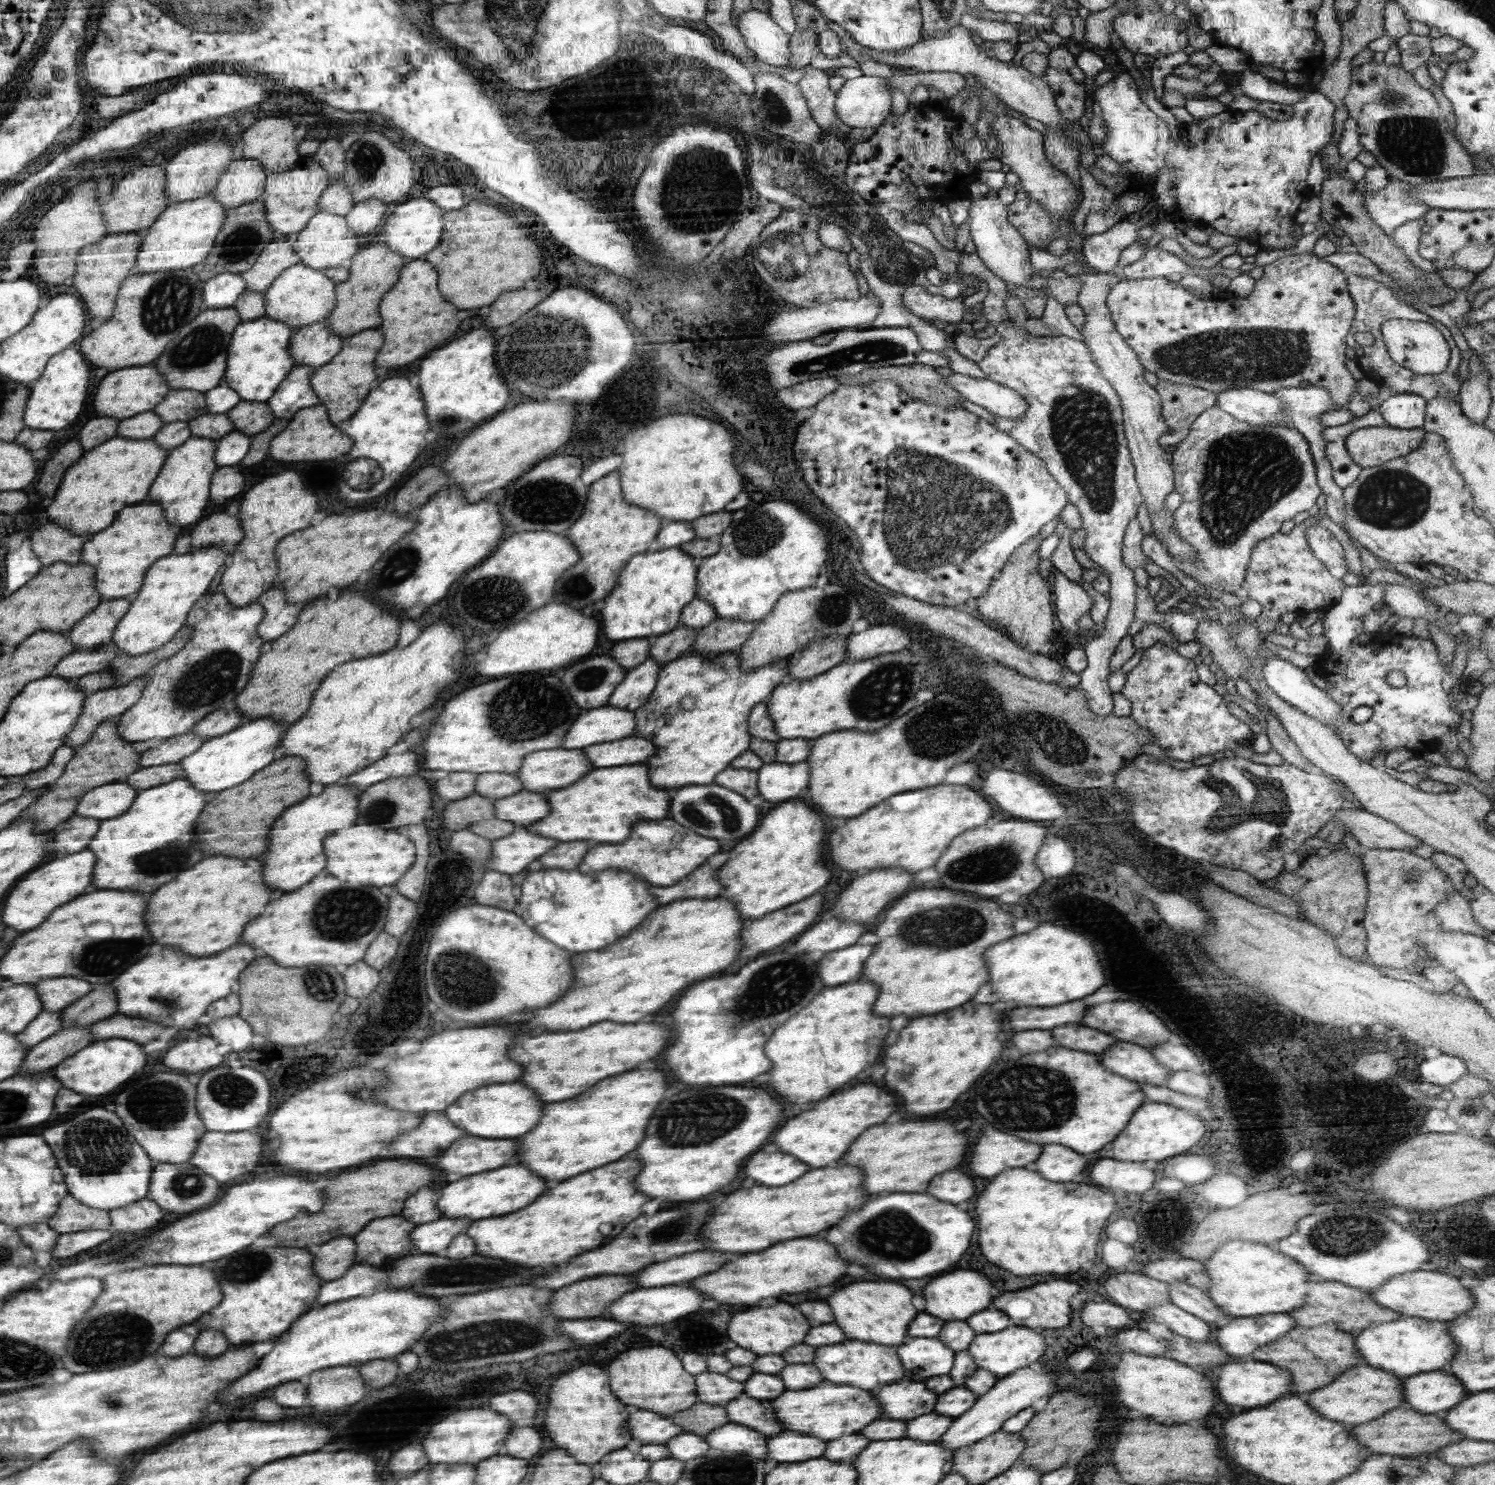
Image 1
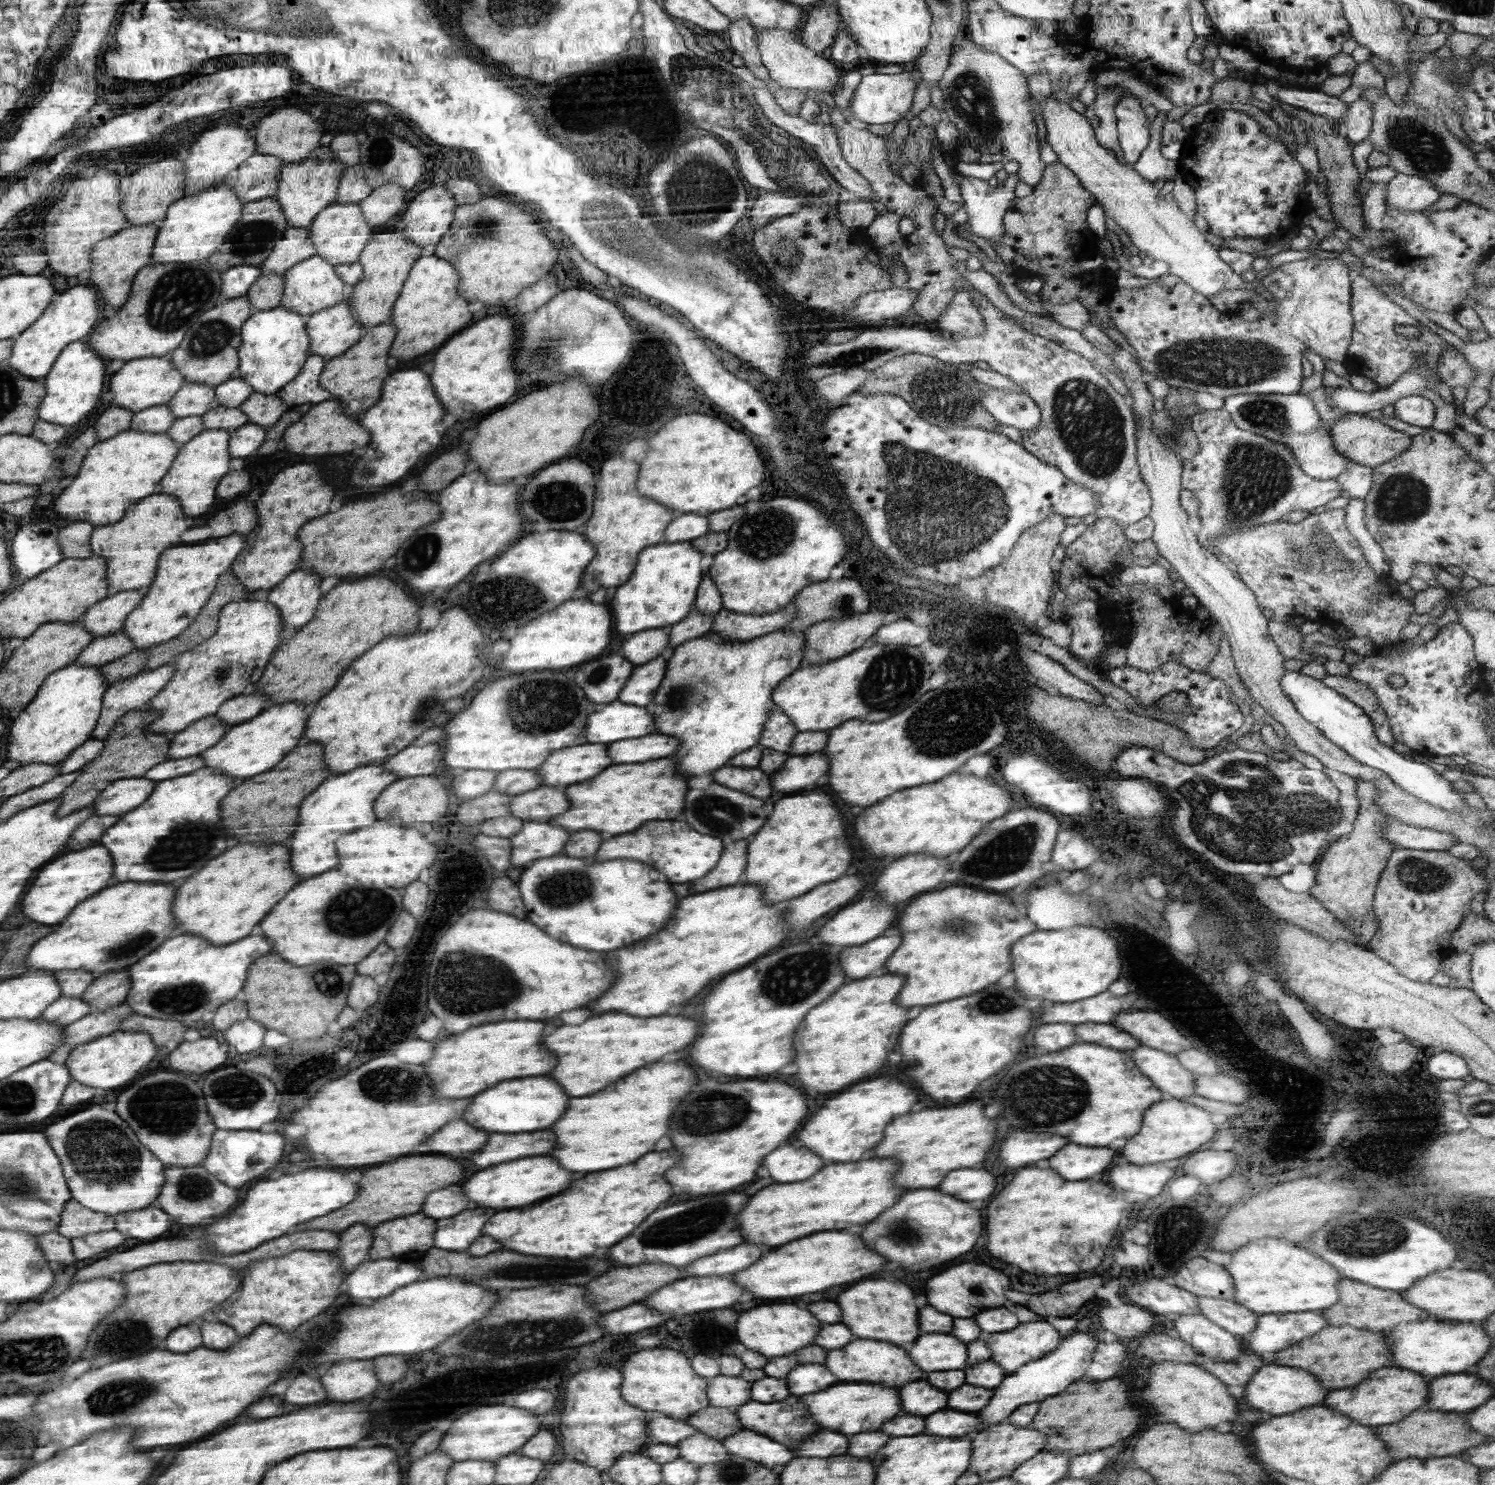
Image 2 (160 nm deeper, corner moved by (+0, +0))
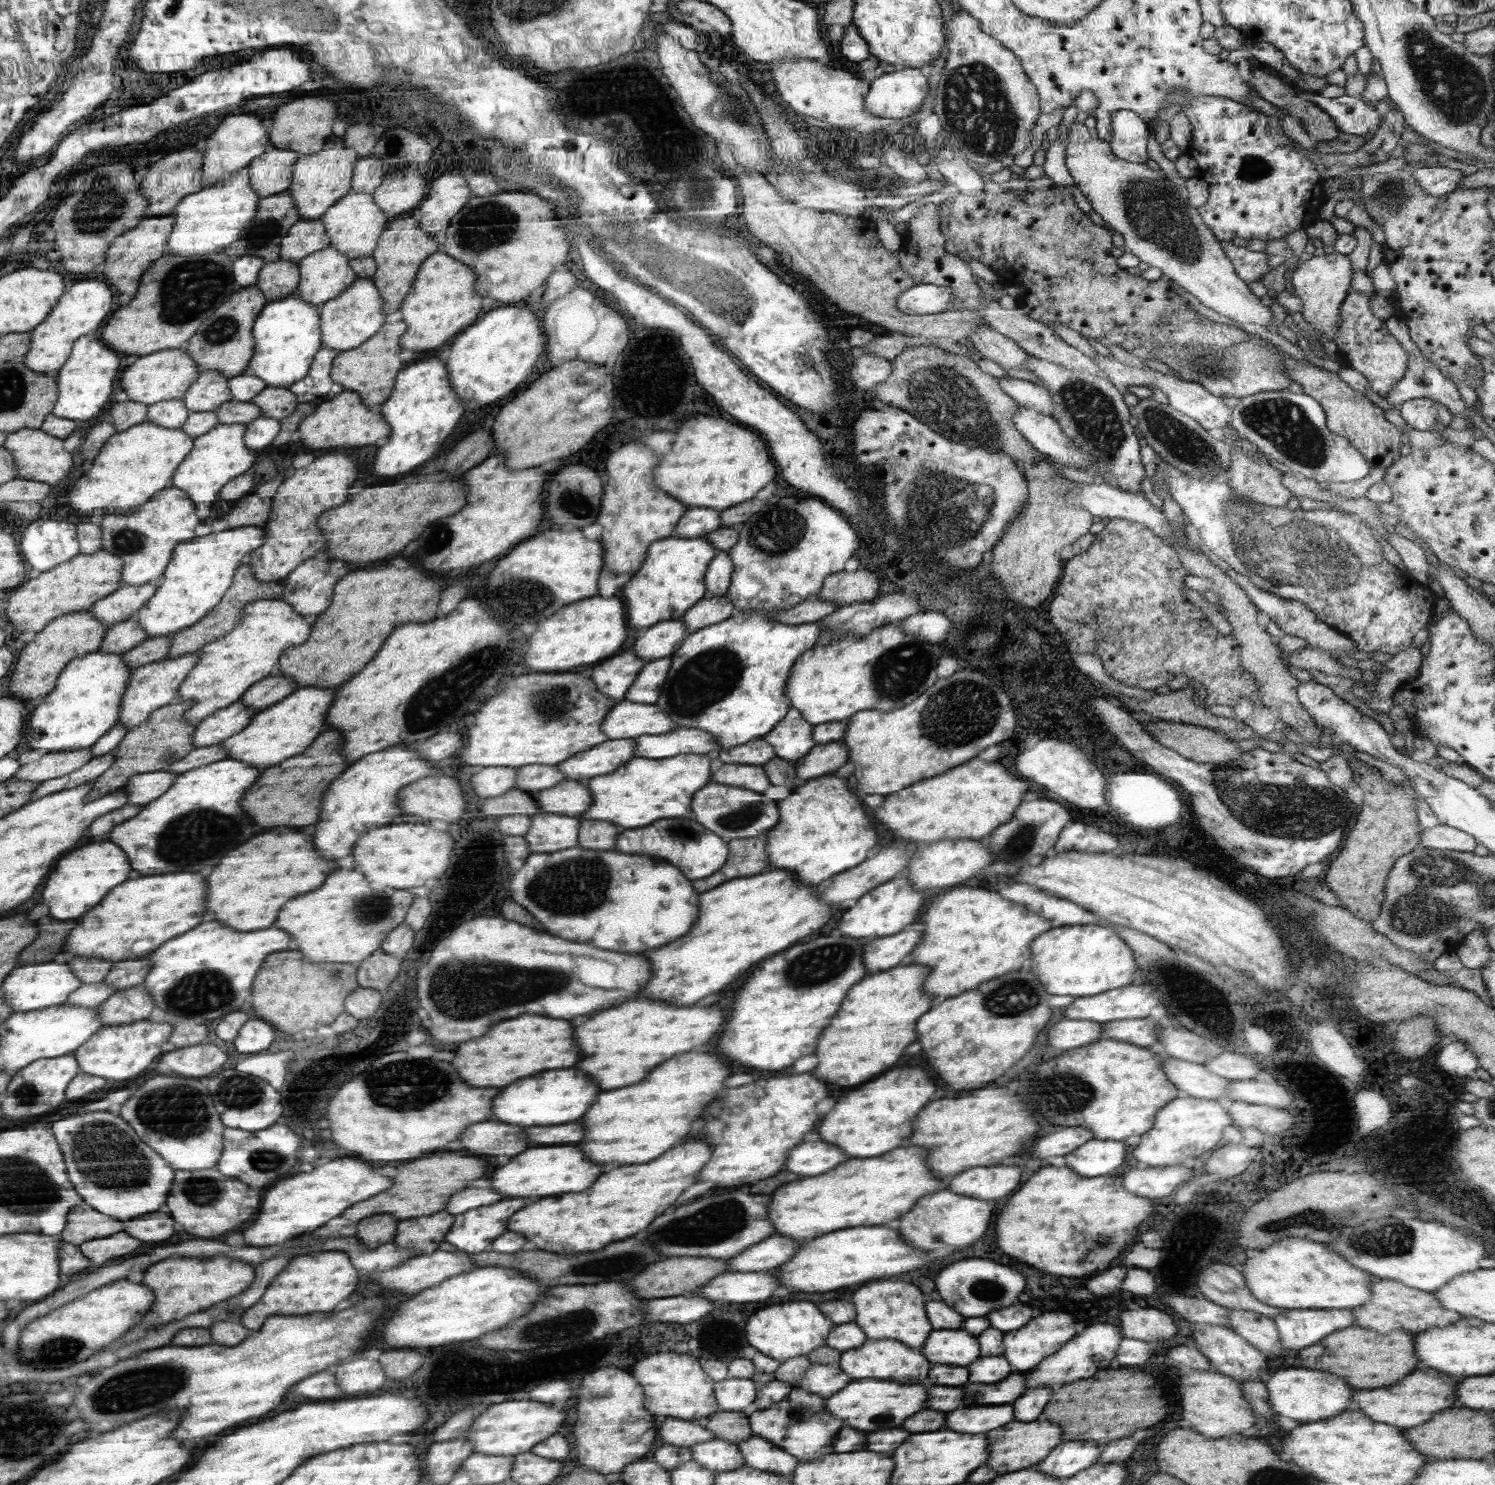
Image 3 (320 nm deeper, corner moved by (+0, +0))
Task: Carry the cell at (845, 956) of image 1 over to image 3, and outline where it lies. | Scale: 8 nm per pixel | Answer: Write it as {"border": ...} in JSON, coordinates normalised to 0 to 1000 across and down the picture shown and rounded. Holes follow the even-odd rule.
{"border":[[[603,626],[601,629],[583,632],[578,635],[578,647],[581,655],[595,653],[607,646],[609,641],[617,633],[614,626]]]}

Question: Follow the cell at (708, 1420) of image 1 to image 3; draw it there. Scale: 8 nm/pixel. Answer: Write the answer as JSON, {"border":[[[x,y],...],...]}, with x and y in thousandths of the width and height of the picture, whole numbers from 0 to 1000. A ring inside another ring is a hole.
{"border":[[[480,951],[478,952],[478,955],[474,955],[472,961],[476,963],[478,968],[494,973],[504,967],[500,956],[500,954],[498,954],[496,951]]]}

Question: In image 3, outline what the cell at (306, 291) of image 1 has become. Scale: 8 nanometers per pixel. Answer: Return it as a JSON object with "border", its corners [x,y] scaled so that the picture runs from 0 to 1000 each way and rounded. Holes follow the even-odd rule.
{"border":[[[221,165],[199,176],[201,186],[198,197],[199,201],[209,206],[215,206],[229,199],[239,189],[233,174],[225,168]]]}

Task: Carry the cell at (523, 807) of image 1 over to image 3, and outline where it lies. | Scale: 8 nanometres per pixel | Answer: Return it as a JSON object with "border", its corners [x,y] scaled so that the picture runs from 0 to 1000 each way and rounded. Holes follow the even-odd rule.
{"border":[[[377,525],[373,529],[360,533],[360,540],[364,547],[388,549],[396,541],[395,531],[387,525]]]}

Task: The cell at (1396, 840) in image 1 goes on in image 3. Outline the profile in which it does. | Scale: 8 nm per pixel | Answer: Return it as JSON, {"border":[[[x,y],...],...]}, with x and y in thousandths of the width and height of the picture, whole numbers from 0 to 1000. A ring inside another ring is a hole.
{"border":[[[961,556],[950,560],[950,570],[958,572],[974,572],[986,574],[987,565],[975,558]]]}

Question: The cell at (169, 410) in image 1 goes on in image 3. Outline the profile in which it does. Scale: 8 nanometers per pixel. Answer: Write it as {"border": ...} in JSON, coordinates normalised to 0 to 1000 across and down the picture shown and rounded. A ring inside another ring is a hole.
{"border":[[[145,249],[134,250],[134,254],[121,268],[128,277],[144,277],[148,272],[156,269],[153,255]]]}

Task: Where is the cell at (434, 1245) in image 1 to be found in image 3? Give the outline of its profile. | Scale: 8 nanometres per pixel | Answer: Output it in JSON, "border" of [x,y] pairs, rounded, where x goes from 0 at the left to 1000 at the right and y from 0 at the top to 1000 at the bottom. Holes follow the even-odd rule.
{"border":[[[340,807],[329,812],[317,813],[305,818],[305,823],[298,835],[306,841],[317,844],[328,842],[329,835],[338,830],[338,823],[349,812],[357,809],[356,807]]]}

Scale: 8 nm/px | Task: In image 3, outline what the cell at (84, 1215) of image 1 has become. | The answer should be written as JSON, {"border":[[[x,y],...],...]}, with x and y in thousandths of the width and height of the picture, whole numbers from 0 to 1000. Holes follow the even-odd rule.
{"border":[[[56,811],[51,813],[49,818],[47,818],[47,826],[44,826],[44,831],[41,831],[40,834],[47,838],[55,838],[58,835],[71,834],[82,828],[83,828],[83,823],[79,823],[71,818],[67,818],[66,815]]]}

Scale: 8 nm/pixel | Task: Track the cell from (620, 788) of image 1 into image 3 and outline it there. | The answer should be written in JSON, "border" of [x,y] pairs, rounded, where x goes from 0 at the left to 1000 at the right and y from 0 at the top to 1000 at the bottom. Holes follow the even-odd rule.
{"border":[[[468,508],[435,512],[435,510],[424,510],[416,519],[411,521],[400,523],[393,527],[397,540],[396,544],[389,551],[396,552],[407,552],[417,558],[429,558],[441,551],[454,551],[454,549],[464,549],[462,545],[462,540],[464,533],[471,531],[475,527],[475,510]]]}

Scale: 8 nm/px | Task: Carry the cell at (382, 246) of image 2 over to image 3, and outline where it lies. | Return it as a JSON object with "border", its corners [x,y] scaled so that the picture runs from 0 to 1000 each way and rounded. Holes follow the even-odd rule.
{"border":[[[268,145],[264,149],[260,149],[258,157],[255,158],[253,166],[249,171],[249,175],[252,176],[252,181],[249,187],[255,196],[256,201],[258,202],[258,210],[265,210],[269,206],[269,202],[275,196],[276,191],[278,187],[281,178],[285,174],[294,169],[293,163],[286,156],[282,155],[279,147],[270,147]]]}

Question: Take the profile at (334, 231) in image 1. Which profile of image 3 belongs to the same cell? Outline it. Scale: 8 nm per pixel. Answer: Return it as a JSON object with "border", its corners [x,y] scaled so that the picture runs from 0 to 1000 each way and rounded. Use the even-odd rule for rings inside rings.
{"border":[[[235,129],[229,133],[214,148],[217,151],[221,165],[228,169],[233,175],[249,173],[260,149],[260,145],[252,138],[249,131]]]}

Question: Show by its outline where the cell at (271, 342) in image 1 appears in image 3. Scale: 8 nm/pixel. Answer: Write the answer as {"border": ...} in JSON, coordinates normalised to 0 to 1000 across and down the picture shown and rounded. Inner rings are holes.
{"border":[[[199,198],[179,203],[169,219],[169,226],[172,230],[171,237],[167,243],[166,251],[183,261],[193,261],[203,255],[211,238],[217,233],[213,207],[199,201]]]}

